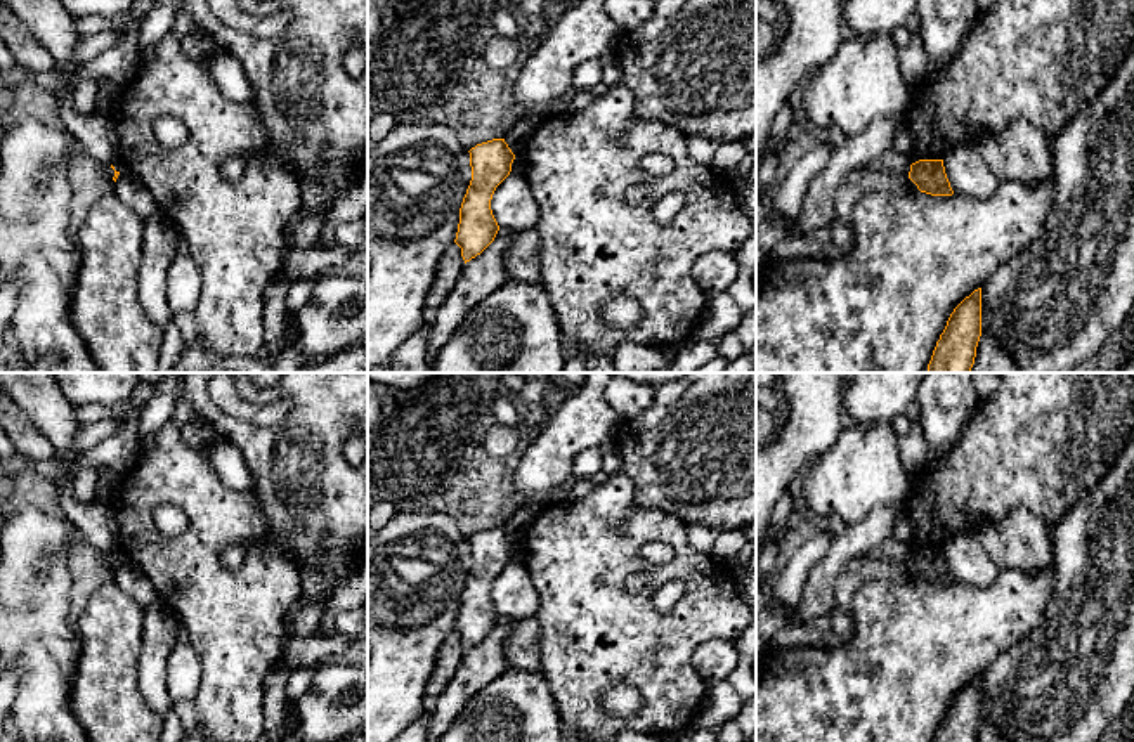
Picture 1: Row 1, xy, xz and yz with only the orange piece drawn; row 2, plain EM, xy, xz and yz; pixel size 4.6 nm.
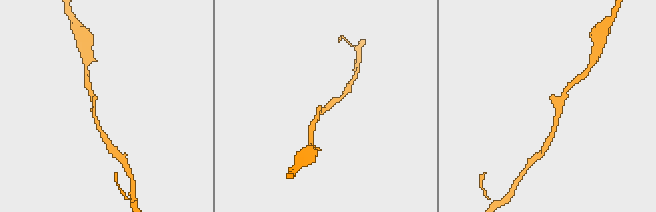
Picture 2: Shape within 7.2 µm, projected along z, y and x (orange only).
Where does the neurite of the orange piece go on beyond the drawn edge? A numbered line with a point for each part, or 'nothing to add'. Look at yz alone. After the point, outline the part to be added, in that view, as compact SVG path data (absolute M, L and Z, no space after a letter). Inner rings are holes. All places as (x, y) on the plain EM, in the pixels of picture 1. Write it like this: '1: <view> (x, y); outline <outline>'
nothing to add

